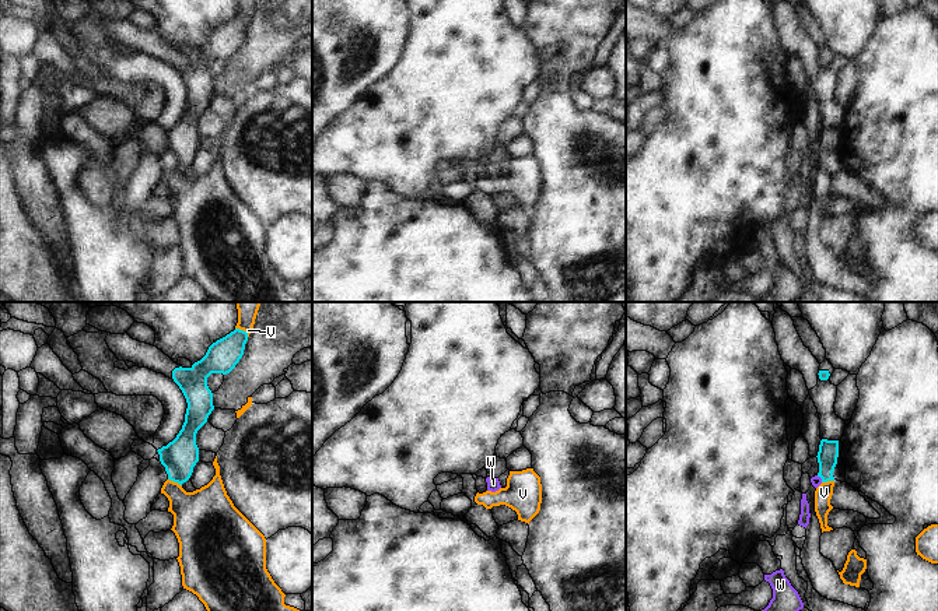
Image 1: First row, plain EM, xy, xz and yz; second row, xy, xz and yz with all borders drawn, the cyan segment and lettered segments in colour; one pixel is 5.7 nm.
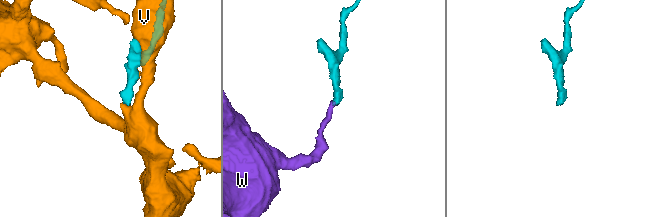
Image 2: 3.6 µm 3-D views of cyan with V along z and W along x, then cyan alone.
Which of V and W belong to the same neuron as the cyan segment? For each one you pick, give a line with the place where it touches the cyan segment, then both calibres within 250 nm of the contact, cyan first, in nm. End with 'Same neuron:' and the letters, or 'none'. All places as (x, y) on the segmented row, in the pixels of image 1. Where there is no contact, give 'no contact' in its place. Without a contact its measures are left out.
W: contact yz (821, 477); calibres 120 and 60 nm
Same neuron: W

